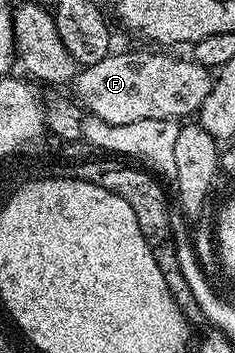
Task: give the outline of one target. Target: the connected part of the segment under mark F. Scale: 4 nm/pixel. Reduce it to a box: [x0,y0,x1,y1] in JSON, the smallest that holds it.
[75,51,214,129]

